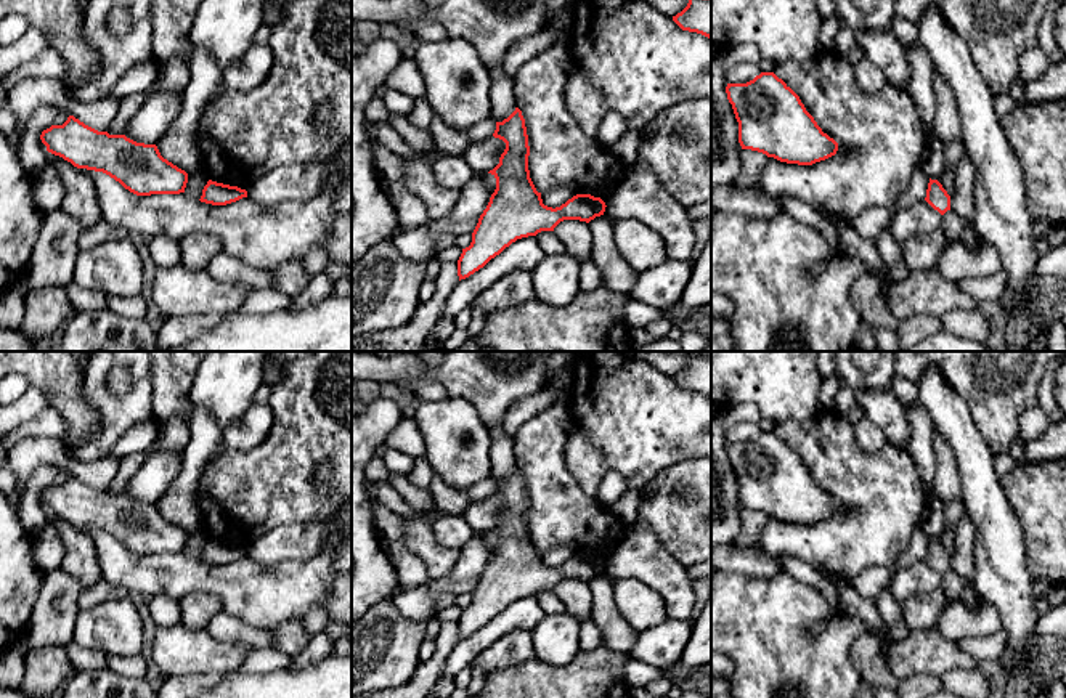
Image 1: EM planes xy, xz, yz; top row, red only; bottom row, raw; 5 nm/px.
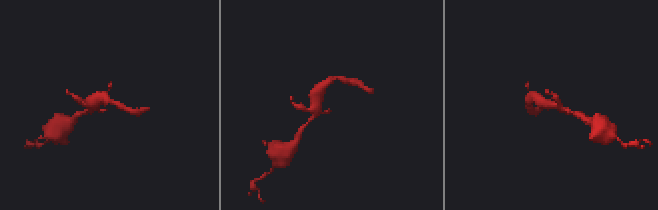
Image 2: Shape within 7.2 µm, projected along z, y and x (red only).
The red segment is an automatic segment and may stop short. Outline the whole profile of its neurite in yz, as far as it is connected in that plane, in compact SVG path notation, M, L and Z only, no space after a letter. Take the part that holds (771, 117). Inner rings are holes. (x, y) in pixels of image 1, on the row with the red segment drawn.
M761 72L747 83L727 83L726 93L738 122L742 149L798 165L812 165L836 154L838 143L822 132L800 96L774 72Z

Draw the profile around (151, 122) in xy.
M173 91L149 95L130 120L125 136L136 143L157 144L169 132L172 122L178 117L181 98L183 93Z

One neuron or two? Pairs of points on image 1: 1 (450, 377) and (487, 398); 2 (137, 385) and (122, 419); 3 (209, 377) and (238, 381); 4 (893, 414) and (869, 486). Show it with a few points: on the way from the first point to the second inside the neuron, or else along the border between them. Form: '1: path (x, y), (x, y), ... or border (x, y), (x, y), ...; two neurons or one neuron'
1: path (459, 377), (466, 377), (477, 389); one neuron
2: path (137, 393), (137, 401), (127, 411); one neuron
3: path (215, 377), (231, 381); one neuron
4: border (888, 442), (906, 451); two neurons

